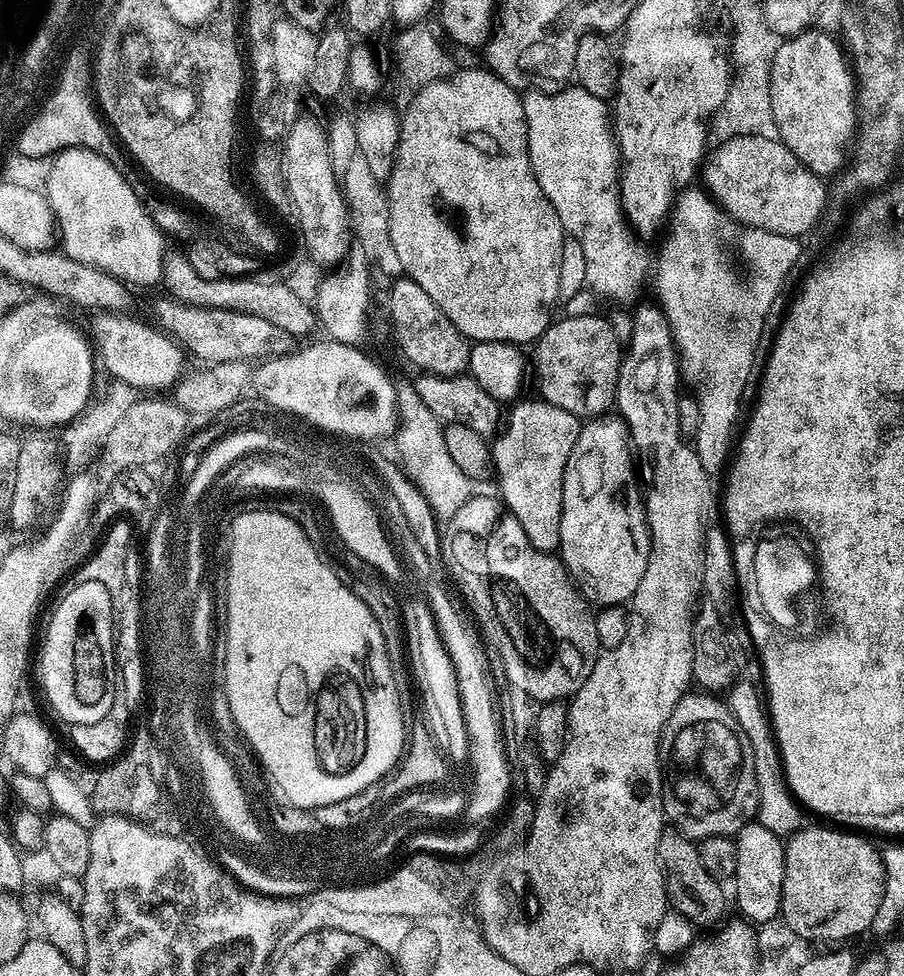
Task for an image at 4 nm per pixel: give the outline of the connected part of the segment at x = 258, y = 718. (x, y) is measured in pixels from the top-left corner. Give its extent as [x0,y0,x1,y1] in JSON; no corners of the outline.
[226,510,406,810]

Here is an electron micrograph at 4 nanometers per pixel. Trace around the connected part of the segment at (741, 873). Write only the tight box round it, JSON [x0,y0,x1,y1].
[734,822,786,926]

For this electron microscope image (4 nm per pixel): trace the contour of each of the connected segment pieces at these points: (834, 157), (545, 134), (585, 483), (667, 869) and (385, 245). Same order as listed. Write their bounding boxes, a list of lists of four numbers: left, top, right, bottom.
[[769,31,854,178],[523,86,640,302],[559,414,652,606],[658,827,730,930],[342,158,404,278]]

